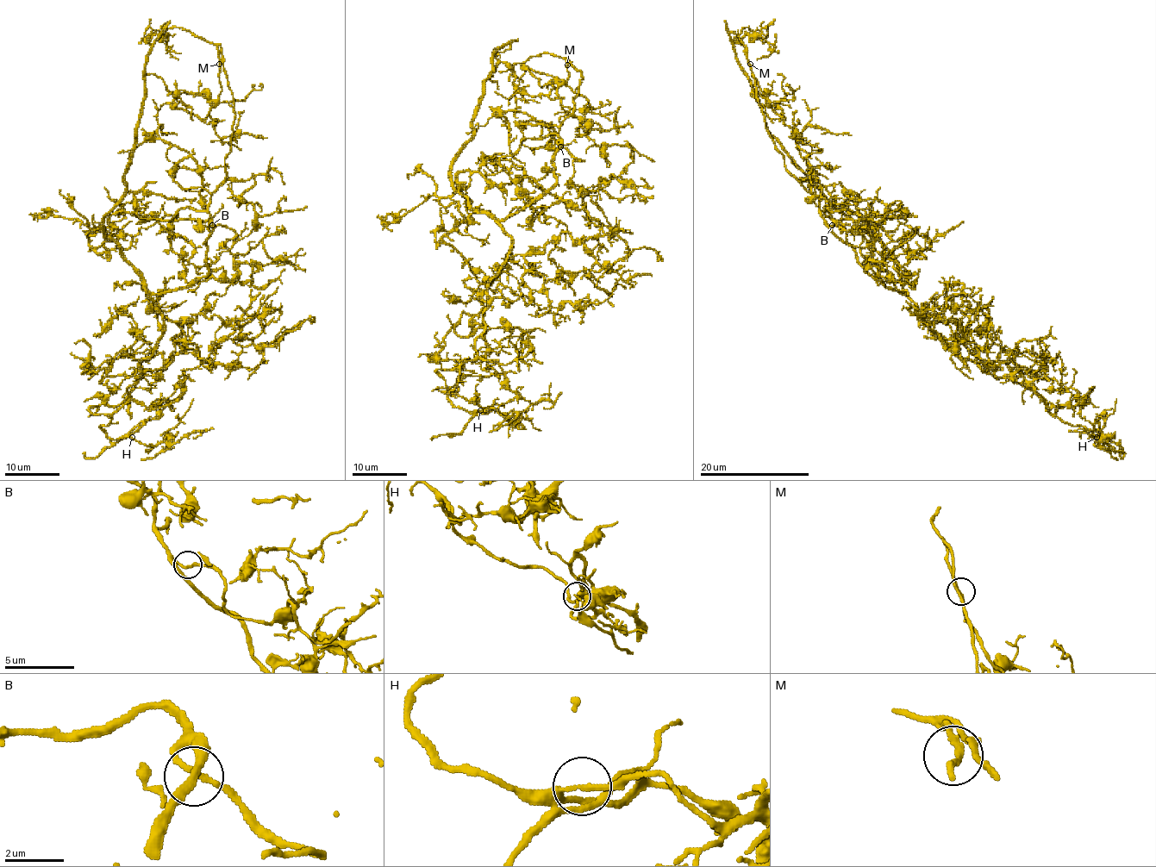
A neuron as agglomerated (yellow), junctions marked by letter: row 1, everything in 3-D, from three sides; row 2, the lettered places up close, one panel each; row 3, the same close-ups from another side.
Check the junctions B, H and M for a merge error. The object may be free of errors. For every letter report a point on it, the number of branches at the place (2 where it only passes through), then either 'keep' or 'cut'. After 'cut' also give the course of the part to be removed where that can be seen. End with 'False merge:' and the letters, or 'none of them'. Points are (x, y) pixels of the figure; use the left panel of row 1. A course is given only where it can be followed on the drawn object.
B: (212, 225) | 2 | keep
H: (132, 437) | 2 | keep
M: (219, 64) | 3 | keep
False merge: none of them

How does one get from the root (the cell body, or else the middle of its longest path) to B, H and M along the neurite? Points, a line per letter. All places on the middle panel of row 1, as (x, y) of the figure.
B: (535, 201), (556, 182), (553, 154), (560, 146)
H: (535, 201), (498, 221), (511, 252), (489, 283), (477, 355), (460, 366), (448, 396), (456, 407), (479, 410)
M: (535, 201), (556, 182), (553, 154), (560, 146), (556, 133), (574, 109), (572, 98), (584, 77), (567, 65)

